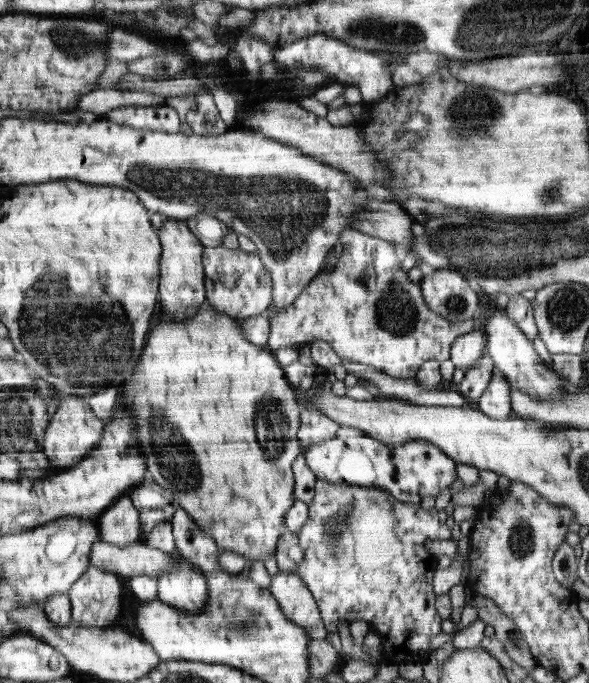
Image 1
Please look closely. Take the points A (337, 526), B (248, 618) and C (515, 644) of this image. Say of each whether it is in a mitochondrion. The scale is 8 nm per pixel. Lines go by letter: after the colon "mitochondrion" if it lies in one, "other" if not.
A: mitochondrion
B: mitochondrion
C: mitochondrion

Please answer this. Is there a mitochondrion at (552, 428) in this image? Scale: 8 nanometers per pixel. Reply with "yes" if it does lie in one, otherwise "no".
no

